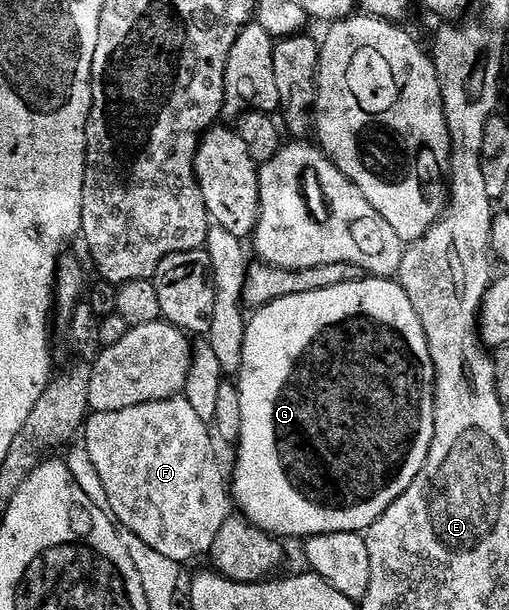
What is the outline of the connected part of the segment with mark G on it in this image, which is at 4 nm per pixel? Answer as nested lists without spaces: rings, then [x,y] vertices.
[[[369,276],[366,280],[358,280],[354,284],[334,284],[334,288],[322,288],[318,292],[302,292],[298,296],[286,296],[274,300],[269,306],[261,306],[255,311],[256,314],[247,319],[248,327],[244,333],[244,347],[242,348],[242,364],[238,375],[240,387],[240,399],[242,400],[242,436],[236,456],[236,472],[230,482],[230,490],[234,495],[234,502],[240,505],[239,513],[258,528],[262,528],[268,534],[275,534],[281,540],[288,538],[300,538],[307,540],[316,534],[333,534],[334,532],[357,532],[367,531],[368,527],[374,525],[384,515],[386,508],[410,488],[412,481],[422,472],[426,464],[426,456],[430,452],[430,444],[434,440],[434,408],[436,407],[436,369],[430,358],[430,344],[426,340],[426,332],[422,330],[422,320],[418,318],[418,312],[414,312],[414,304],[410,304],[410,296],[400,287],[399,281],[390,278],[373,278]]]

